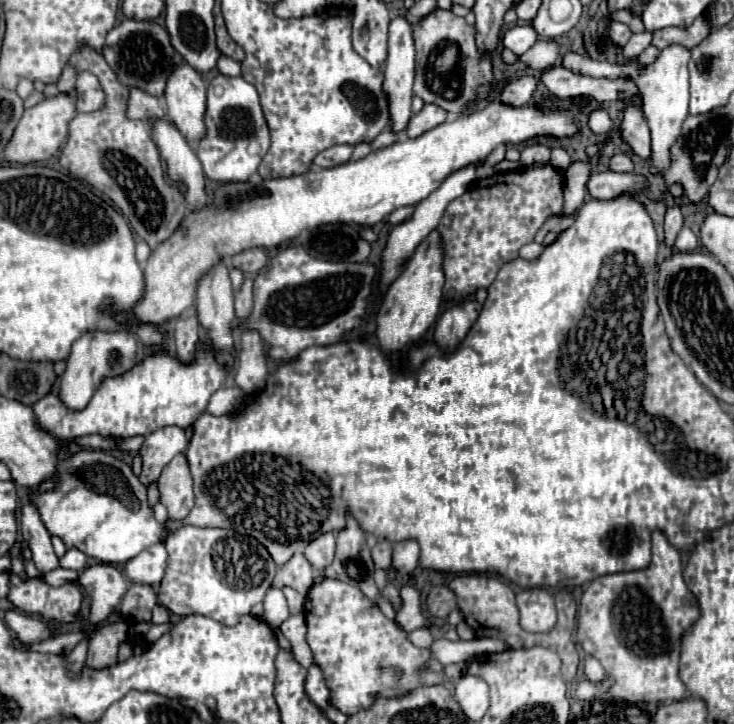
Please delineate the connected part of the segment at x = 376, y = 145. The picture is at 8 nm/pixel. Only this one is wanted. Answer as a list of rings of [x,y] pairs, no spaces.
[[[383,130],[383,132],[381,132],[381,134],[371,142],[371,150],[381,150],[381,148],[393,144],[395,140],[397,140],[395,132],[391,132],[391,130]]]

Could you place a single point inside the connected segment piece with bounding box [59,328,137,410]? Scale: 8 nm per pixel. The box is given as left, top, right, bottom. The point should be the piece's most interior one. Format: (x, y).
(97, 354)

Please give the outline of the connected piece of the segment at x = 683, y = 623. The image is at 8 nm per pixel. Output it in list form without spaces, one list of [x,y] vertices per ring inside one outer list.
[[[655,530],[653,532],[653,560],[647,568],[643,570],[633,570],[633,572],[617,572],[617,574],[607,574],[607,576],[599,576],[595,578],[587,590],[583,592],[581,596],[581,606],[579,606],[579,628],[577,628],[577,640],[581,642],[583,650],[591,656],[595,656],[607,674],[611,674],[615,678],[615,686],[611,688],[611,694],[613,698],[617,700],[625,700],[625,702],[671,702],[671,700],[681,700],[687,696],[687,690],[685,690],[685,684],[679,680],[679,640],[681,640],[681,634],[697,620],[699,616],[699,608],[695,604],[695,598],[689,598],[689,590],[683,582],[683,576],[681,576],[681,558],[679,558],[679,552],[677,548],[673,548],[667,540],[667,536],[661,532],[661,530]]]

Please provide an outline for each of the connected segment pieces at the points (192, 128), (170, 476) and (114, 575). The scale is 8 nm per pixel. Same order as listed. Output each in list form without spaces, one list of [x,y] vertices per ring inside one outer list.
[[[187,62],[175,64],[165,86],[167,116],[189,142],[203,138],[205,124],[205,84],[201,74]]]
[[[183,454],[175,456],[161,472],[161,478],[157,480],[161,502],[169,510],[171,520],[181,520],[187,516],[191,506],[187,506],[187,494],[193,494],[191,488],[191,474],[189,464]]]
[[[95,564],[81,572],[79,584],[91,598],[91,612],[83,630],[91,630],[107,620],[119,608],[127,592],[127,582],[123,574],[109,564]]]

